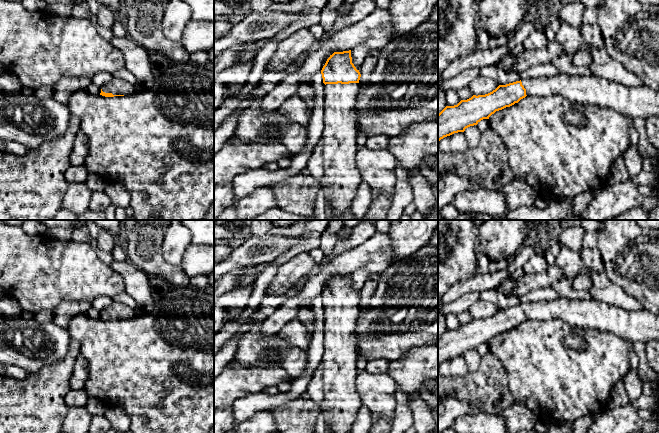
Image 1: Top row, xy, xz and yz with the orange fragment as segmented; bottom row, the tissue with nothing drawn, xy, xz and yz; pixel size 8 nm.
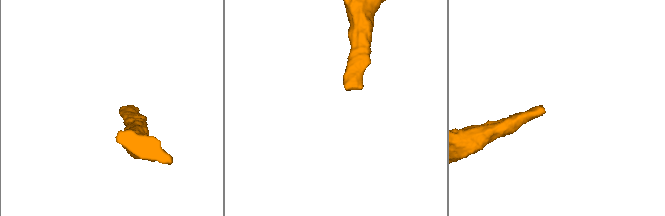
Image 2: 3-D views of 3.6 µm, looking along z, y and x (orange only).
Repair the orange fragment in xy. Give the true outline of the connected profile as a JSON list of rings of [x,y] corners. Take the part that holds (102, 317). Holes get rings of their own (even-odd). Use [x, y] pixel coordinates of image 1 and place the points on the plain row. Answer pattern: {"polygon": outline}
{"polygon": [[[113,302],[101,312],[100,319],[105,321],[126,320],[133,317],[135,314],[134,309],[122,303]]]}

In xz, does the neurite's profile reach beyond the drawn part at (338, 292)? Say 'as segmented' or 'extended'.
extended

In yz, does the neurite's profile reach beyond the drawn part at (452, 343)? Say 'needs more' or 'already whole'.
needs more

